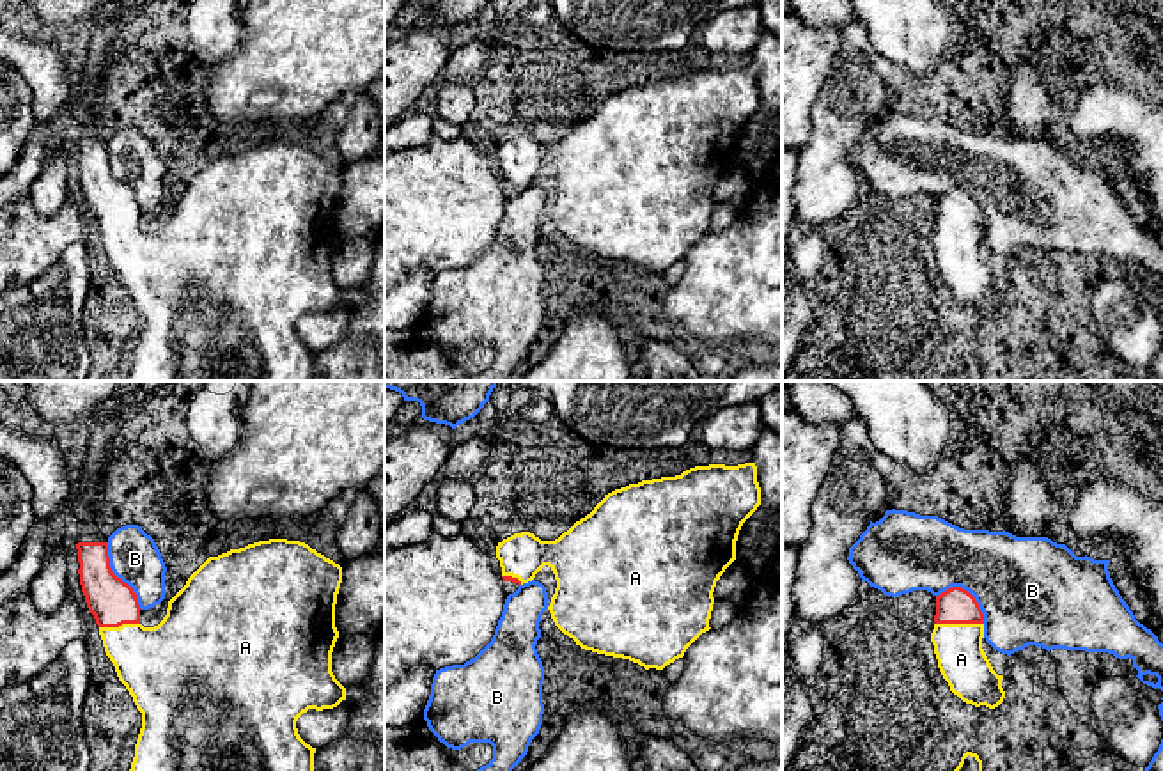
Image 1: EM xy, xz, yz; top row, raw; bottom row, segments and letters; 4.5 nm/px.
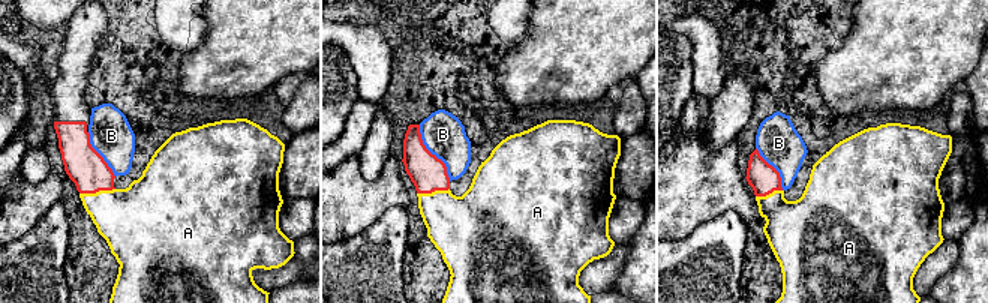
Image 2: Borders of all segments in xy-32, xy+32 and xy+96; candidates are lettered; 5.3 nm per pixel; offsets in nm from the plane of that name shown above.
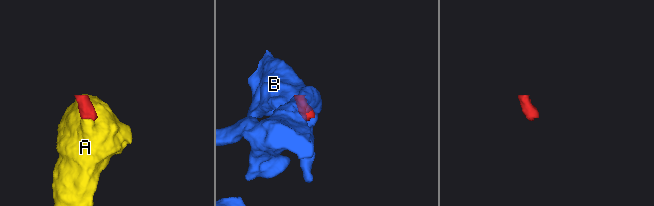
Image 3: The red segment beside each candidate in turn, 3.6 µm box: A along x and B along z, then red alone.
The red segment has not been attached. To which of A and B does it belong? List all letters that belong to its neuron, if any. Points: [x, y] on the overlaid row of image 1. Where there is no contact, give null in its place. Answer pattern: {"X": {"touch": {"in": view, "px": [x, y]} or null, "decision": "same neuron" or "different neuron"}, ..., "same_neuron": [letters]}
{"A": {"touch": {"in": "yz", "px": [960, 623]}, "decision": "same neuron"}, "B": {"touch": {"in": "xy", "px": [116, 576]}, "decision": "different neuron"}, "same_neuron": ["A"]}

